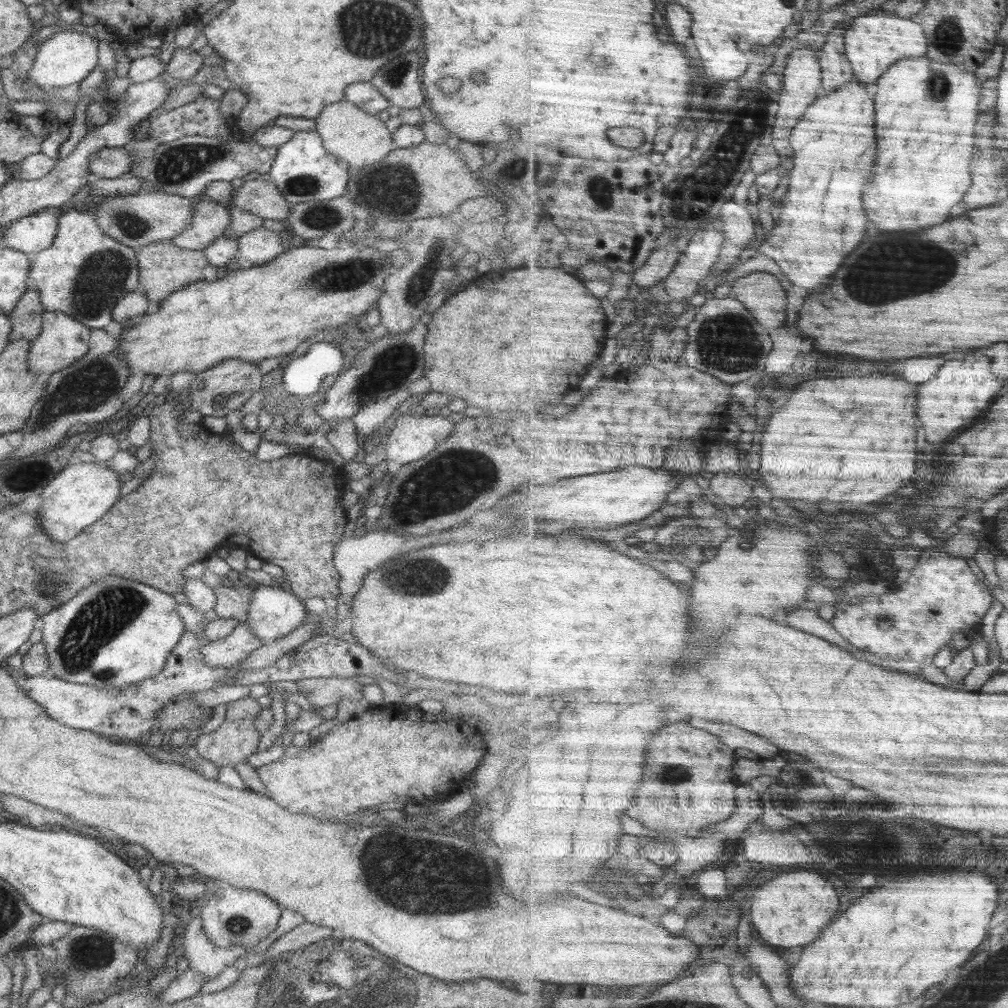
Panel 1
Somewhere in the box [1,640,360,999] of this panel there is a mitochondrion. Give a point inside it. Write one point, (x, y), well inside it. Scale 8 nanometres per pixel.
(84, 954)

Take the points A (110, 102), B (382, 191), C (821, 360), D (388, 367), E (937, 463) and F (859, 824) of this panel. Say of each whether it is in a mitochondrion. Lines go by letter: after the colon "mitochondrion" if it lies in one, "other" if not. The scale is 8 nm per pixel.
A: other
B: mitochondrion
C: other
D: mitochondrion
E: other
F: mitochondrion

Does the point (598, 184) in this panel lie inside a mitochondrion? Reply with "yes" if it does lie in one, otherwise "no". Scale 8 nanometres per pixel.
yes

